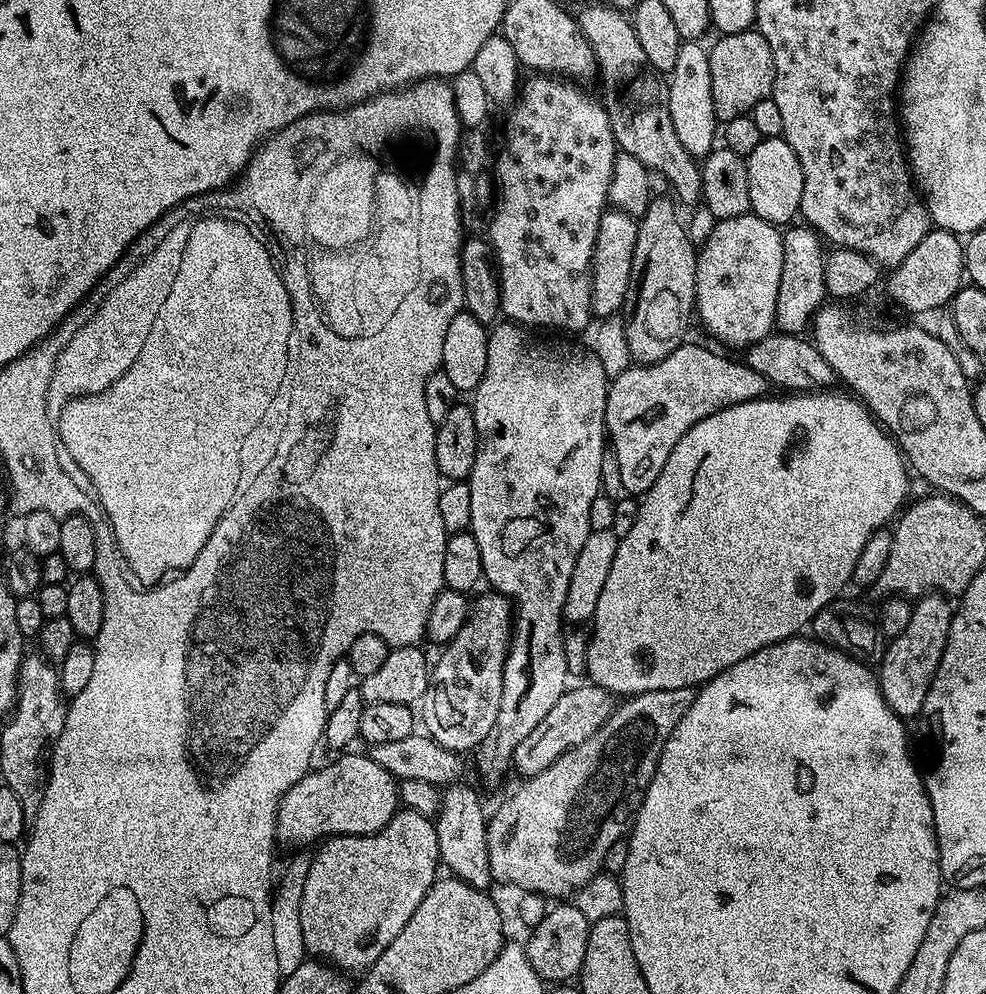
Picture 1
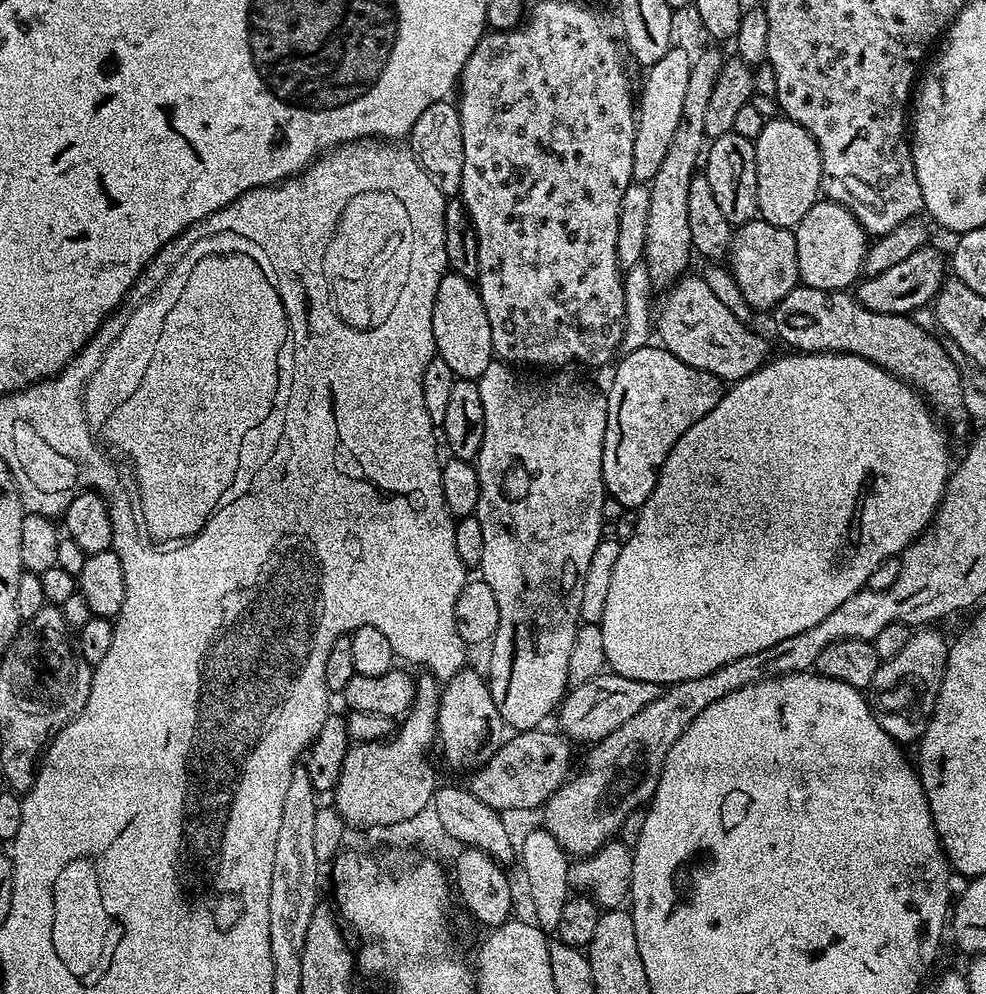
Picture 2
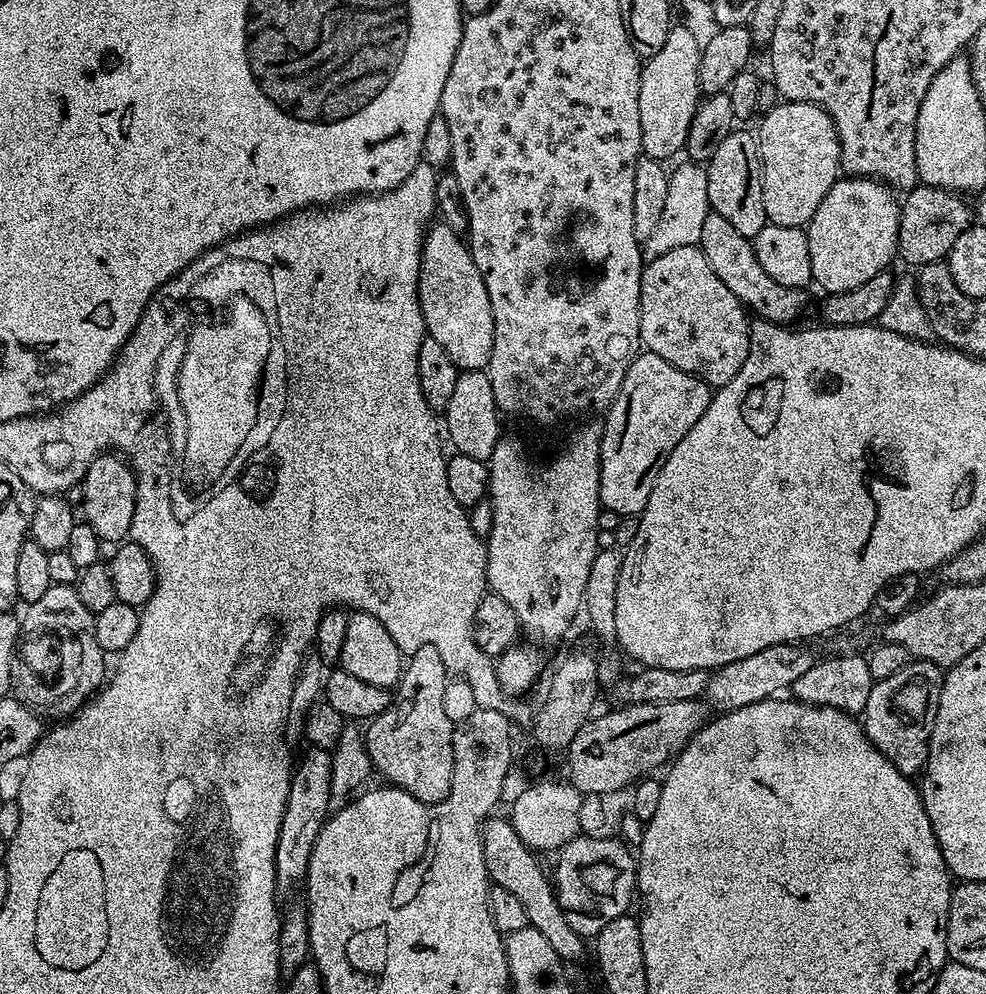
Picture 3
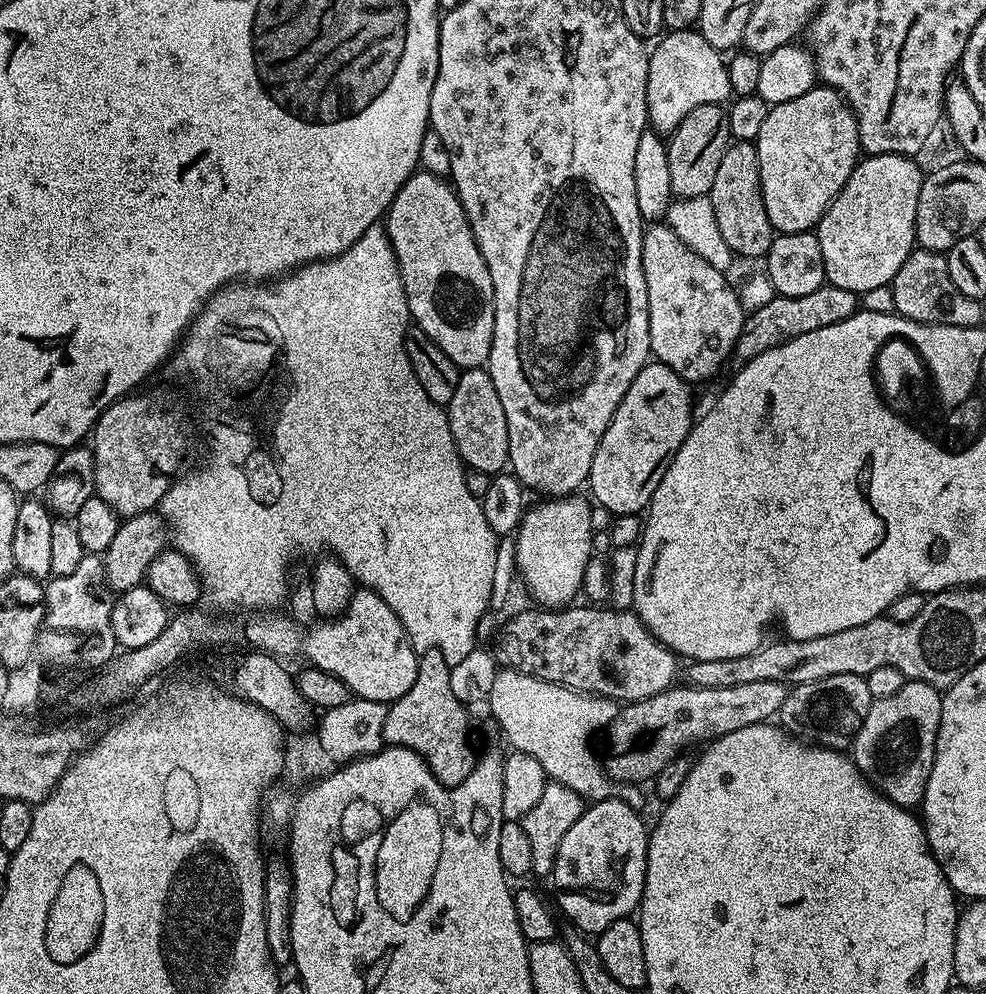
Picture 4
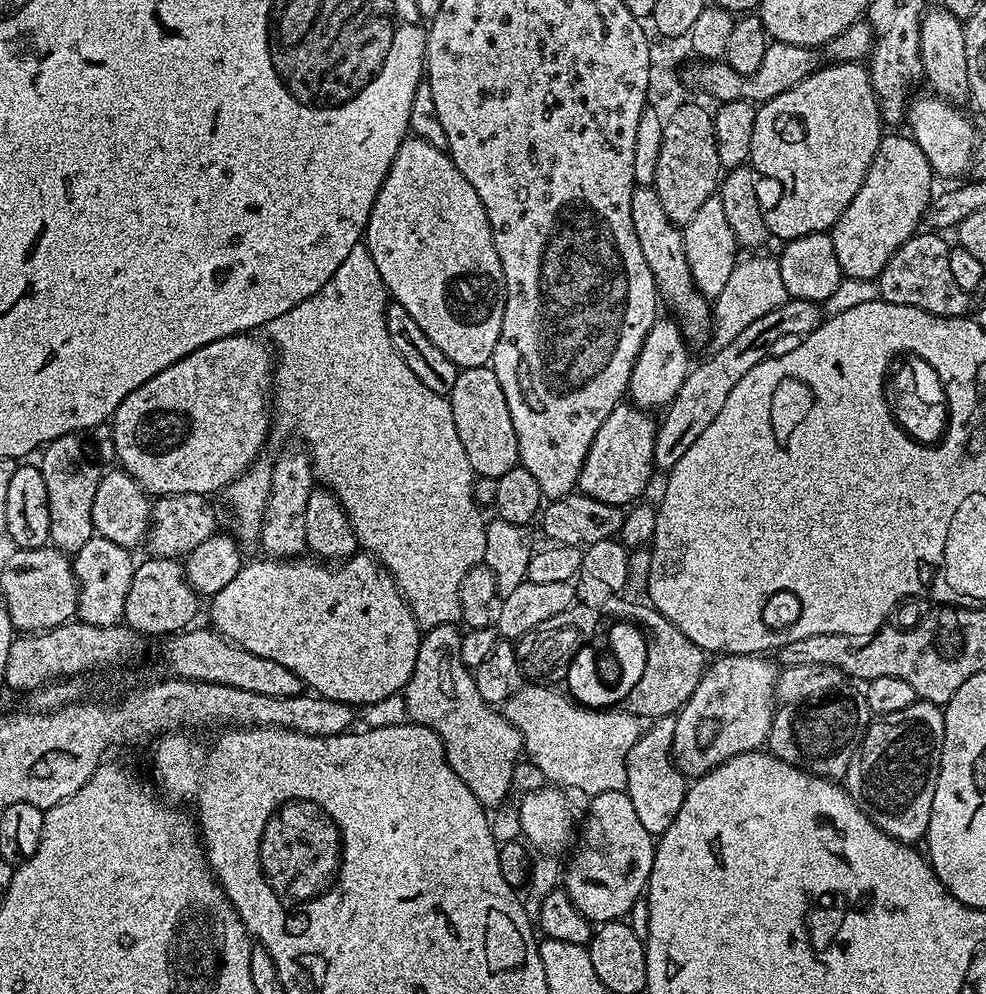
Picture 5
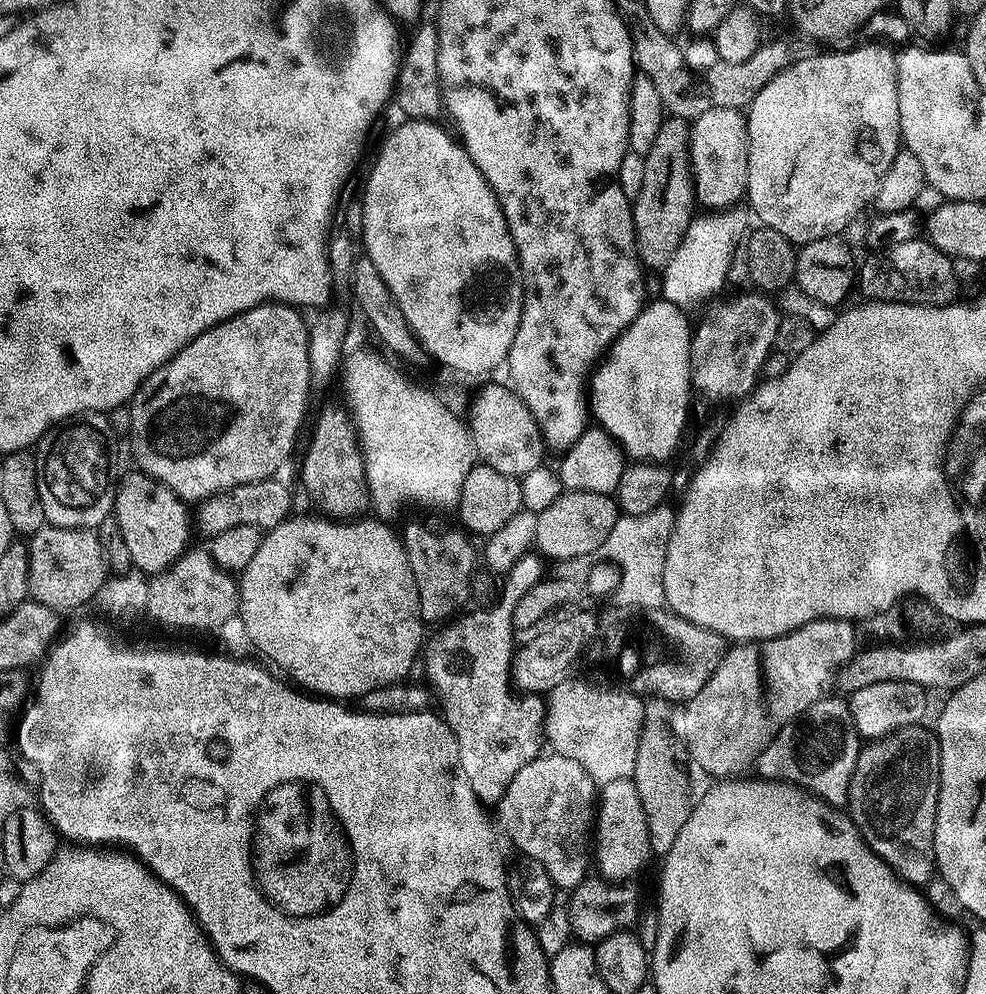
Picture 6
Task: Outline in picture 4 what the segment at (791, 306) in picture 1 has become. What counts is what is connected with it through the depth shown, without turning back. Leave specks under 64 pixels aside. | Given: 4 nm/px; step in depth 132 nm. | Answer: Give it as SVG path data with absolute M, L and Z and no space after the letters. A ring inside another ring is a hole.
M896 154L867 155L857 161L846 186L832 200L831 206L824 212L815 229L822 246L827 283L860 296L866 291L887 286L892 282L894 275L916 246L918 195L921 193L924 177L923 170L916 163L918 162L913 157Z

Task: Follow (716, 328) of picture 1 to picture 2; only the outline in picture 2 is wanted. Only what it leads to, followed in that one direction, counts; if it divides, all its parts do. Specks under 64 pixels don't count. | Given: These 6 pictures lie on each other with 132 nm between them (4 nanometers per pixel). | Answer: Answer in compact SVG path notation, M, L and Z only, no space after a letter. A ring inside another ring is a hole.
M762 219L751 220L749 224L739 225L733 231L730 245L732 276L744 295L744 300L752 308L771 310L790 290L801 283L798 270L795 234L791 228L774 226Z

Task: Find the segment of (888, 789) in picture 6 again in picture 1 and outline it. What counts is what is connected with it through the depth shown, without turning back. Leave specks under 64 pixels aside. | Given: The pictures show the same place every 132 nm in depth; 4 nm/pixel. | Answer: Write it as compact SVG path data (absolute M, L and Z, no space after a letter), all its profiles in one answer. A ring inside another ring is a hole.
M943 594L919 597L912 604L910 622L906 630L887 641L884 656L878 665L878 679L882 698L886 698L890 710L894 710L896 716L920 716L922 706L926 702L926 694L930 690L930 682L934 682L938 662L942 662L942 650L946 650L946 638L950 634L953 611L953 601Z

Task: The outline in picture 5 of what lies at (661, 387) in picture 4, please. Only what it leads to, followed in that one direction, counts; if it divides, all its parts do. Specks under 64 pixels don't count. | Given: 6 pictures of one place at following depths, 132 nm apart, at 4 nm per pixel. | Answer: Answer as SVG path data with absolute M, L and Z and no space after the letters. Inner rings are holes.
M621 402L610 418L598 426L598 434L594 434L588 457L580 467L578 488L583 495L617 506L631 505L643 497L640 495L654 473L654 444L658 424L654 416L652 420L652 416L651 411L637 408L631 402Z

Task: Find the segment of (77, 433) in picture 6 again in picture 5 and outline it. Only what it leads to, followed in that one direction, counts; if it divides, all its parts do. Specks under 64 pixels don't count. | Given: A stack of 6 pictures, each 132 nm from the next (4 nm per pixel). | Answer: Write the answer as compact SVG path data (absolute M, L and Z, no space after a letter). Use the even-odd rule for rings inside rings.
M80 434L63 436L43 445L39 453L38 467L42 479L46 482L46 498L50 506L51 547L65 554L75 554L90 542L92 537L92 519L90 510L94 507L94 490L98 490L98 482L102 475L94 461L88 457L89 445L84 445L85 437Z

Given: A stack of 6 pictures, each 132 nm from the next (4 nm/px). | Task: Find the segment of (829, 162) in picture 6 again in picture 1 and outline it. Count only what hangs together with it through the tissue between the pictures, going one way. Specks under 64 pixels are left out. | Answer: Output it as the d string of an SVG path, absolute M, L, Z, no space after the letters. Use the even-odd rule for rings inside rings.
M779 136L762 138L754 150L746 157L748 165L746 174L750 174L750 212L751 215L762 218L777 226L787 225L797 219L800 203L802 202L802 162L798 162L798 154L790 150L790 146Z

